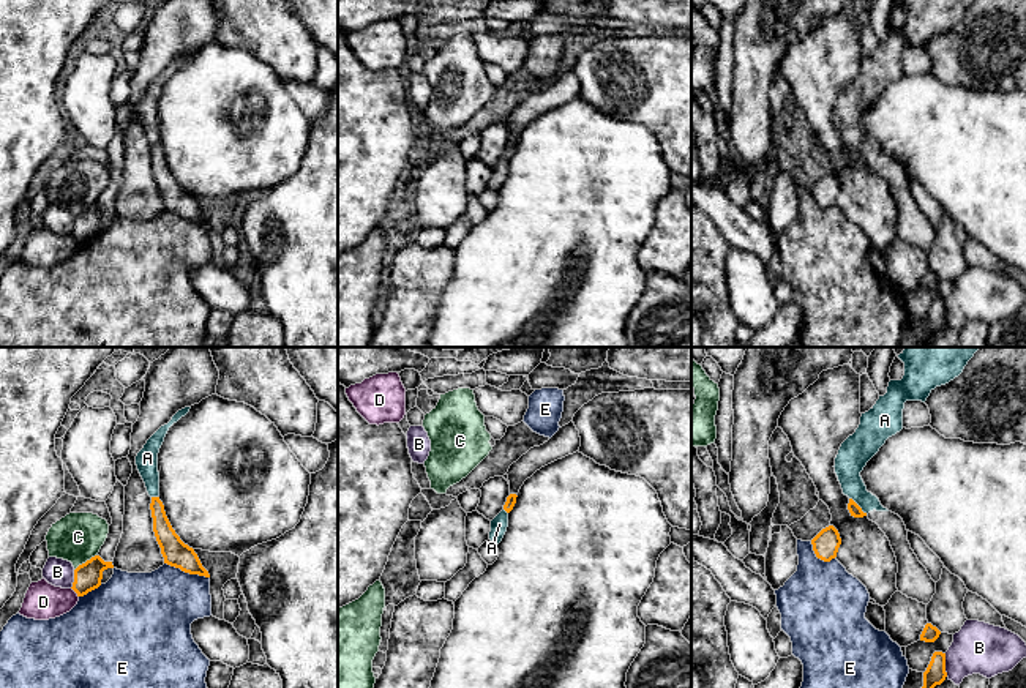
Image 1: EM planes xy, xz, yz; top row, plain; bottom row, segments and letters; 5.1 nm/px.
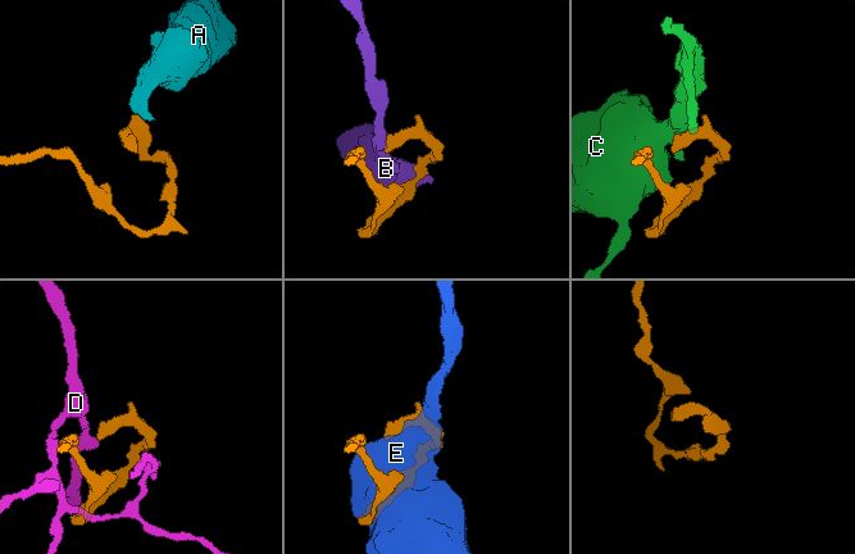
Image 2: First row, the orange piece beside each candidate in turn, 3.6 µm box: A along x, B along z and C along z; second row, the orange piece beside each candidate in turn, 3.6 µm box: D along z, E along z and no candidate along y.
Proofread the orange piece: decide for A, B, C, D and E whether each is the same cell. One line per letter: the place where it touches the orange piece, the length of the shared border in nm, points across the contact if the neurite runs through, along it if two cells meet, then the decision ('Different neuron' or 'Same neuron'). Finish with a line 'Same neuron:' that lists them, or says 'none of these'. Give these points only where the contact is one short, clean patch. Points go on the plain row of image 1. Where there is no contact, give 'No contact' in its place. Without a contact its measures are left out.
A: Touches orange at yz (859, 153). Shared border 130 nm. Path across: yz (853, 153), (859, 153), (851, 106). Same neuron
B: Touches orange at yz (944, 311). Shared border 120 nm. Different neuron
C: Touches orange at xy (87, 207). Shared border 150 nm. Different neuron
D: Touches orange at xy (74, 237). Shared border 70 nm. Different neuron
E: Touches orange at xy (187, 218). Shared border 240 nm. Different neuron
Same neuron: A

